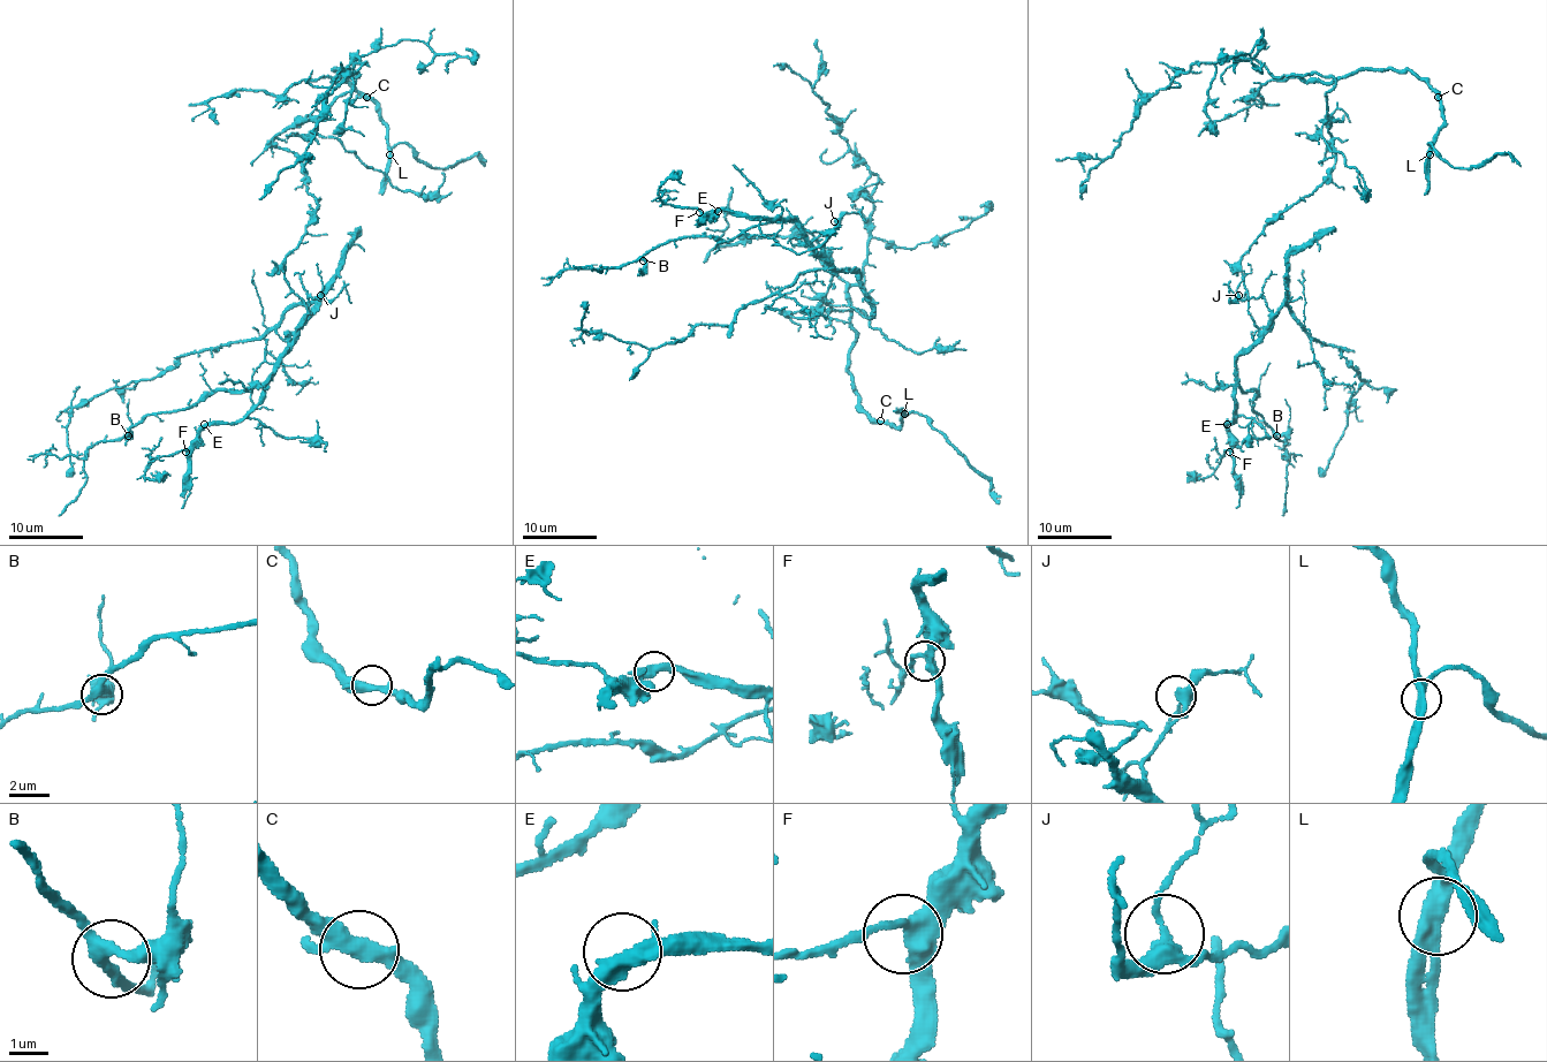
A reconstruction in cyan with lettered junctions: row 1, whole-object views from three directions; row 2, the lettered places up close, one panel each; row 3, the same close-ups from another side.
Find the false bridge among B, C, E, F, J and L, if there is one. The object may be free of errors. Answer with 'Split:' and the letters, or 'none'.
Split: none

